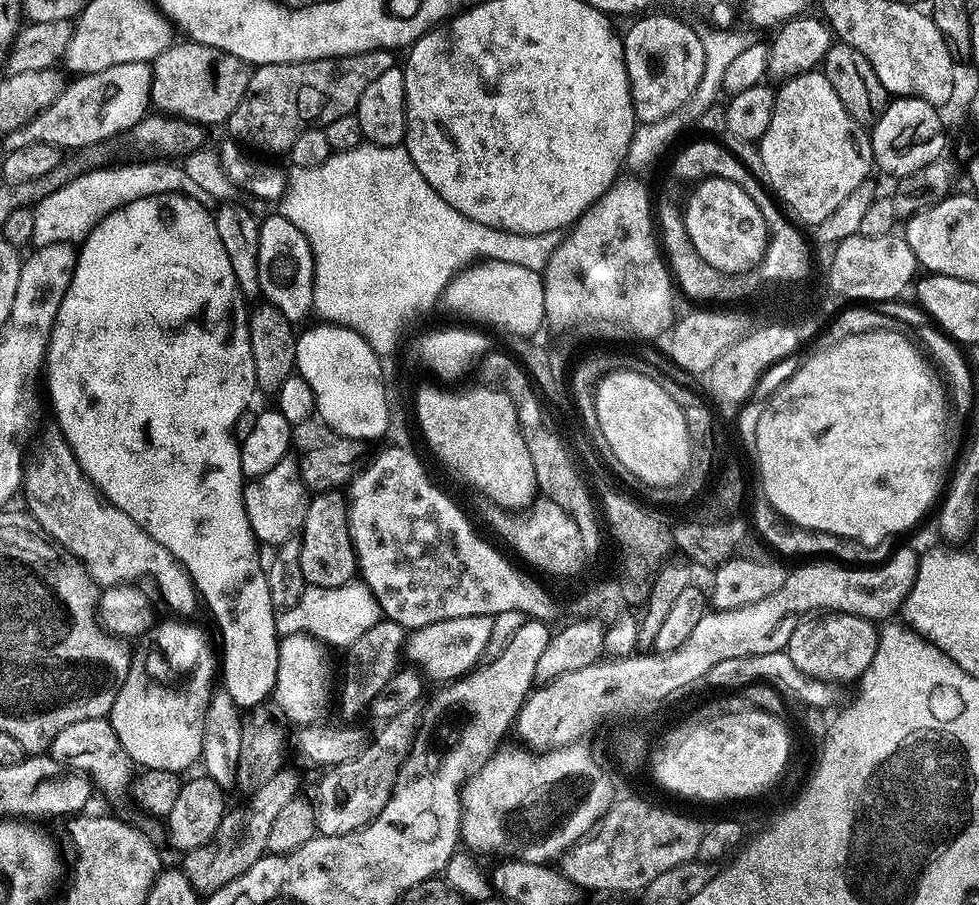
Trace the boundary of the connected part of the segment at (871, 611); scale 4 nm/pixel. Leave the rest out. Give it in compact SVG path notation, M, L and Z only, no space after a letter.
M900 548L891 553L888 559L875 566L849 566L844 562L829 562L824 558L816 558L811 562L804 562L801 568L796 568L785 575L780 589L774 594L770 594L763 600L766 607L776 610L776 622L787 616L795 616L808 612L814 608L823 610L825 613L845 612L851 616L860 616L863 620L873 622L884 622L891 612L899 613L908 592L912 588L912 583L916 577L916 571L920 565L920 556L912 548Z

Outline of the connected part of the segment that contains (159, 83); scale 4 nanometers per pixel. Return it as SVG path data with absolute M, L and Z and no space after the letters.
M173 43L155 58L151 103L200 126L223 125L246 94L253 69L242 58L214 46L187 43Z

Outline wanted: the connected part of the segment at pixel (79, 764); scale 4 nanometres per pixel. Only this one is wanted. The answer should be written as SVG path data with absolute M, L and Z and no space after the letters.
M107 719L83 720L74 722L74 726L66 726L58 738L52 740L50 755L65 769L87 777L95 791L100 791L106 799L120 800L124 795L129 795L134 780L134 765Z

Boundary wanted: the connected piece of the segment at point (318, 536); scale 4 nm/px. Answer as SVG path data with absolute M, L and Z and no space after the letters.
M324 492L306 504L302 521L302 574L305 585L313 588L337 588L349 583L357 575L356 549L352 545L352 531L348 527L348 504L336 492Z

